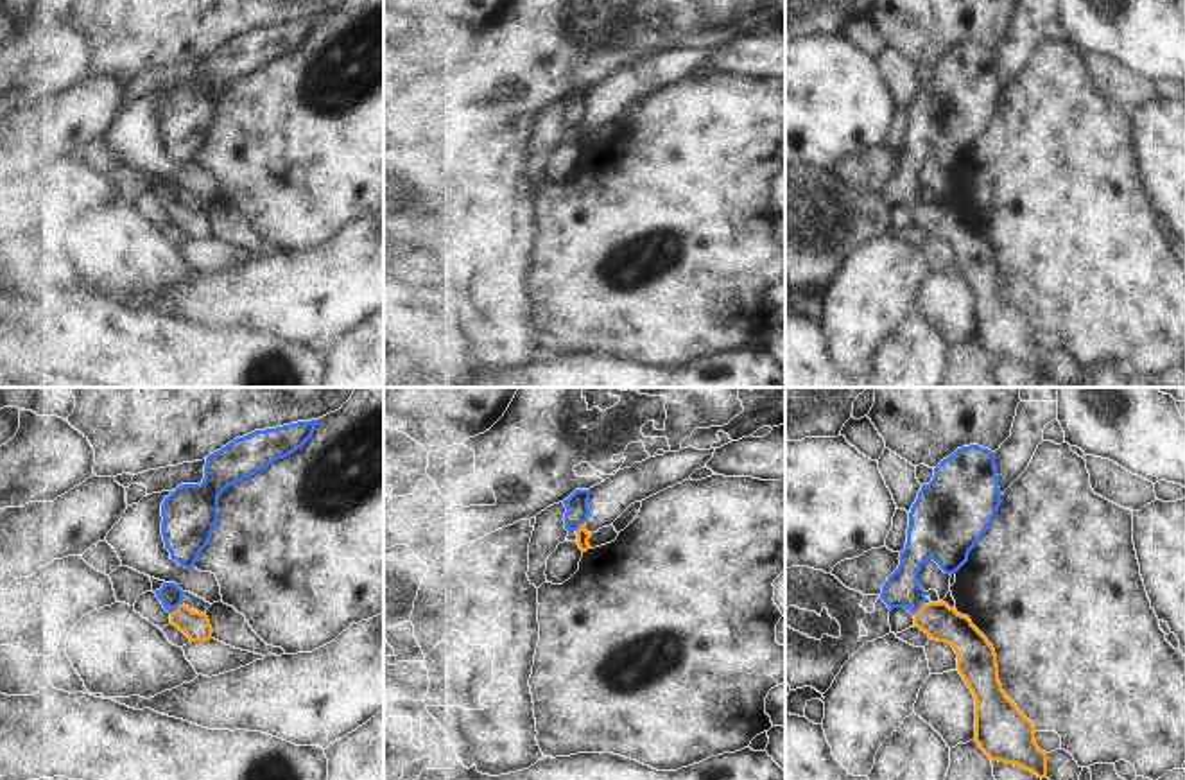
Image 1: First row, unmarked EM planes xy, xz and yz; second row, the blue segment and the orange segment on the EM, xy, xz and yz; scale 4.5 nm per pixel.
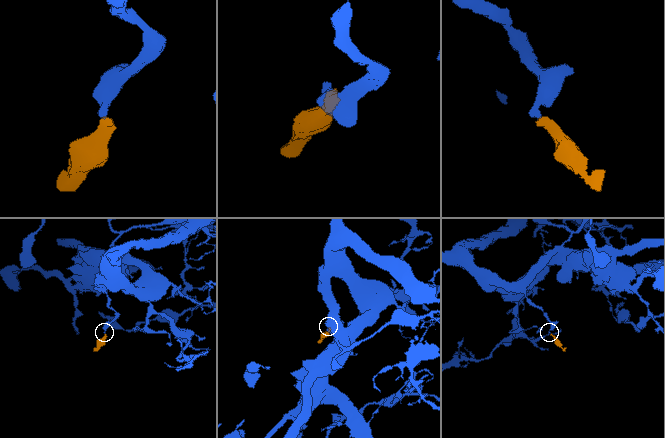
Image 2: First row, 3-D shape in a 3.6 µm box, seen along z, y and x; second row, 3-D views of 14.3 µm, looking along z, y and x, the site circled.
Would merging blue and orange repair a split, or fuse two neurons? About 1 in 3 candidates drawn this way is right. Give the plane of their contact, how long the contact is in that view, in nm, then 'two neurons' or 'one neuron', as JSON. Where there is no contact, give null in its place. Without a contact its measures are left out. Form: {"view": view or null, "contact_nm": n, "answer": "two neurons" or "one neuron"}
{"view": "xy", "contact_nm": 80, "answer": "one neuron"}

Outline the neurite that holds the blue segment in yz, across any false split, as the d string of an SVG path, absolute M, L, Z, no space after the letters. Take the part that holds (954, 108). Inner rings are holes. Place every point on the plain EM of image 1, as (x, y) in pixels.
M979 43L957 47L950 56L934 66L934 75L923 82L909 111L907 142L900 151L898 167L882 185L880 197L893 206L905 206L914 213L914 226L929 237L947 240L957 253L957 269L975 296L975 341L991 357L1020 364L1038 377L1047 377L1047 351L1034 339L1033 321L1006 294L999 280L999 264L993 244L972 222L970 215L961 213L947 201L925 201L925 188L918 179L921 163L936 160L945 172L956 172L966 160L979 136L1000 104L999 74L995 50Z

